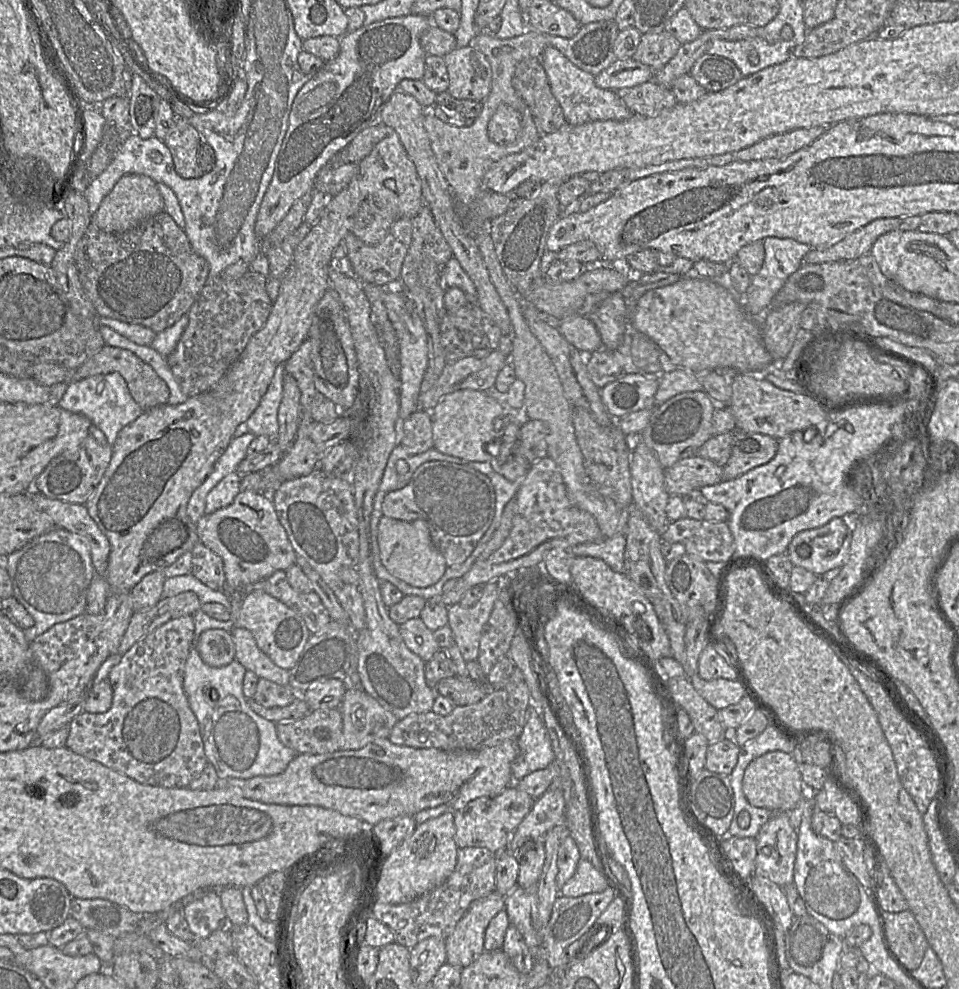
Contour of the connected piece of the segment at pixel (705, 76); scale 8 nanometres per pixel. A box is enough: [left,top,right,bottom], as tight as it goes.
[689,54,743,92]

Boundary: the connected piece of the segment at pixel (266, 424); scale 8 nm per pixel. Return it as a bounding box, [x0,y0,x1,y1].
[233,363,285,440]

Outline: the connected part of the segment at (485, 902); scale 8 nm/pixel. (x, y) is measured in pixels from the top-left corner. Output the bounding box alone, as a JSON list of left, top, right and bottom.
[445,891,505,969]

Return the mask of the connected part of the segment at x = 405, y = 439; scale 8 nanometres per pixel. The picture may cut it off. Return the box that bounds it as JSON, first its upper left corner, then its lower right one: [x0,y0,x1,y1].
[401,410,433,455]

